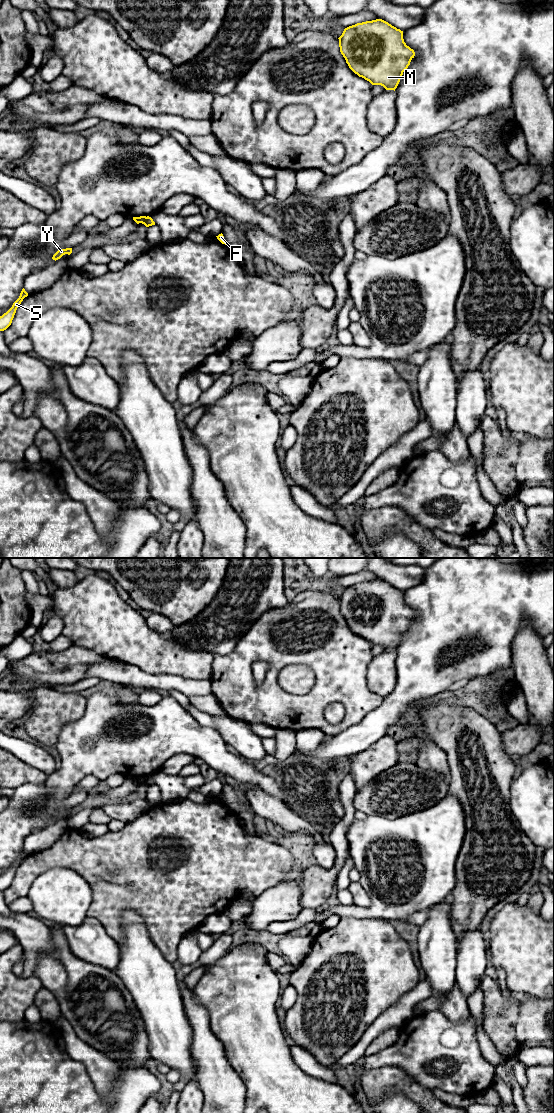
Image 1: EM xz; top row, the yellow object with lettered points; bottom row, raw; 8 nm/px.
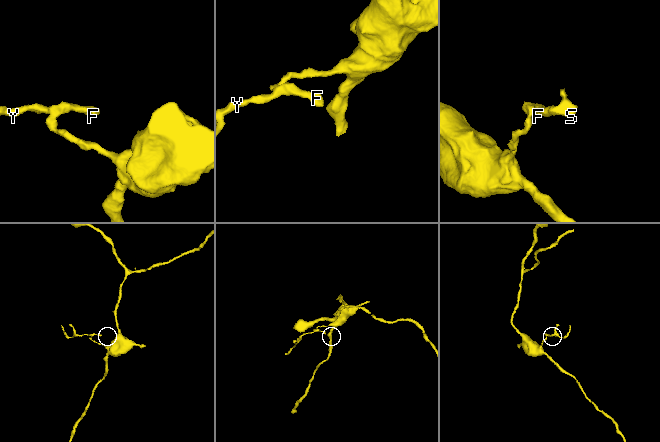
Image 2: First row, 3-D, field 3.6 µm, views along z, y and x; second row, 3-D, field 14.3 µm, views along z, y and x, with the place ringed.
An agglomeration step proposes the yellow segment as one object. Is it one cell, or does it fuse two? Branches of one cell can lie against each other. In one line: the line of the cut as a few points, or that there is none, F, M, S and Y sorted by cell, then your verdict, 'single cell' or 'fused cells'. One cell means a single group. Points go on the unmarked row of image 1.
cut xz (146, 777), (141, 782); groups F S Y / M; fused cells

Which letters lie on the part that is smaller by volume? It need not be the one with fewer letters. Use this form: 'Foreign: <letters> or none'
Foreign: F, S, Y

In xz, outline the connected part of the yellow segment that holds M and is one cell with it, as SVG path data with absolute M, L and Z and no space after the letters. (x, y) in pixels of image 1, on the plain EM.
M382 579L349 586L338 599L340 612L349 628L372 645L381 645L386 650L395 651L403 632L415 616L414 610L404 602L403 591Z

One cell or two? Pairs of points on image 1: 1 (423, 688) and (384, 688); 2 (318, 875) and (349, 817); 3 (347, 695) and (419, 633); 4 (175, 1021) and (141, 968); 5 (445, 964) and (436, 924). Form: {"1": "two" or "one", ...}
{"1": "two", "2": "one", "3": "two", "4": "one", "5": "one"}

